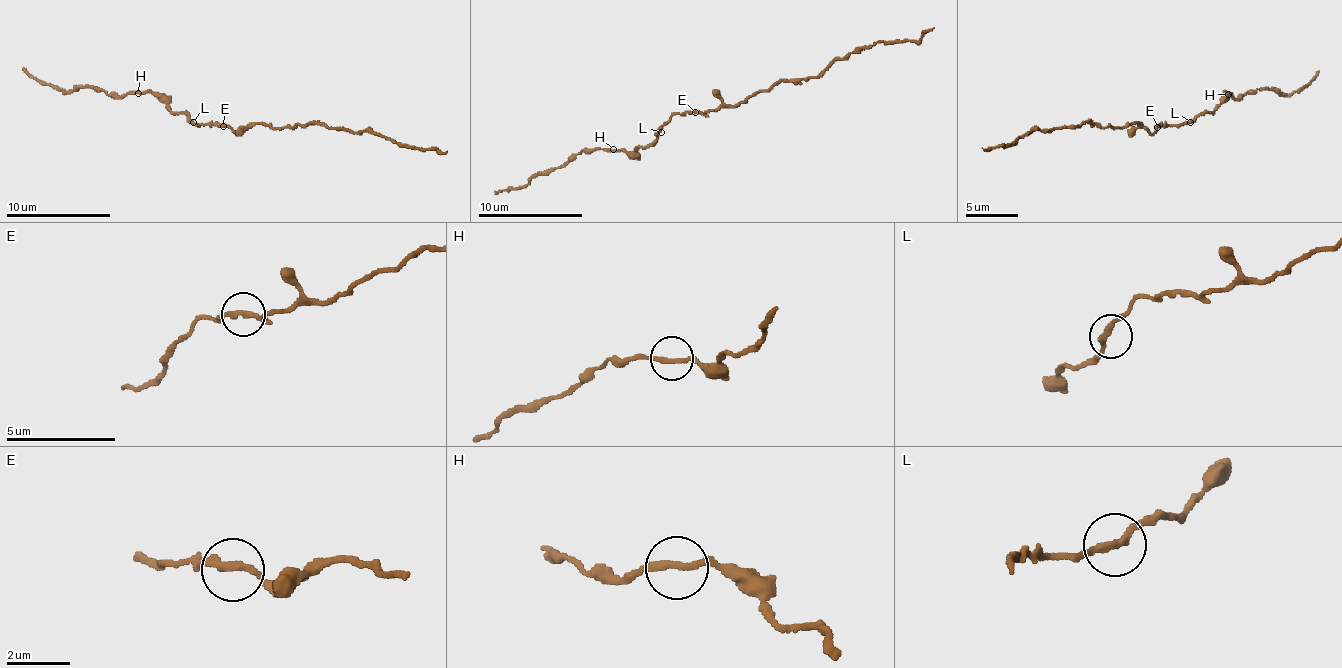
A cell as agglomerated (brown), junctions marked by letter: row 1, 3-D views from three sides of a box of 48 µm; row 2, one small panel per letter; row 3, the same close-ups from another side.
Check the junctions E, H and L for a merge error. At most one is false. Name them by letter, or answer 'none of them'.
none of them

